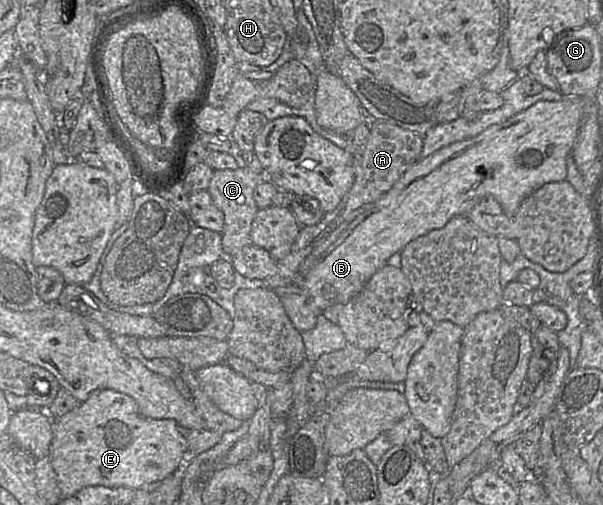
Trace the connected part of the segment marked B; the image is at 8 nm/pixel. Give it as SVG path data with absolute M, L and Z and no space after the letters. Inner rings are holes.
M564 96L560 101L538 101L528 109L516 114L507 121L492 125L478 135L453 143L426 157L421 157L416 163L410 166L405 173L395 182L392 188L384 194L378 201L372 204L371 208L358 216L341 236L322 254L310 272L304 277L298 293L291 294L281 300L284 310L292 322L293 326L300 332L308 331L316 326L317 319L323 311L334 305L347 304L356 294L358 294L369 281L369 279L382 267L387 265L388 260L400 251L412 240L429 233L432 230L444 227L450 219L455 216L466 216L473 206L484 196L492 195L501 204L504 213L509 217L514 217L522 202L533 192L543 185L552 182L562 182L567 176L567 157L570 154L577 139L580 123L583 117L583 99L579 96Z

